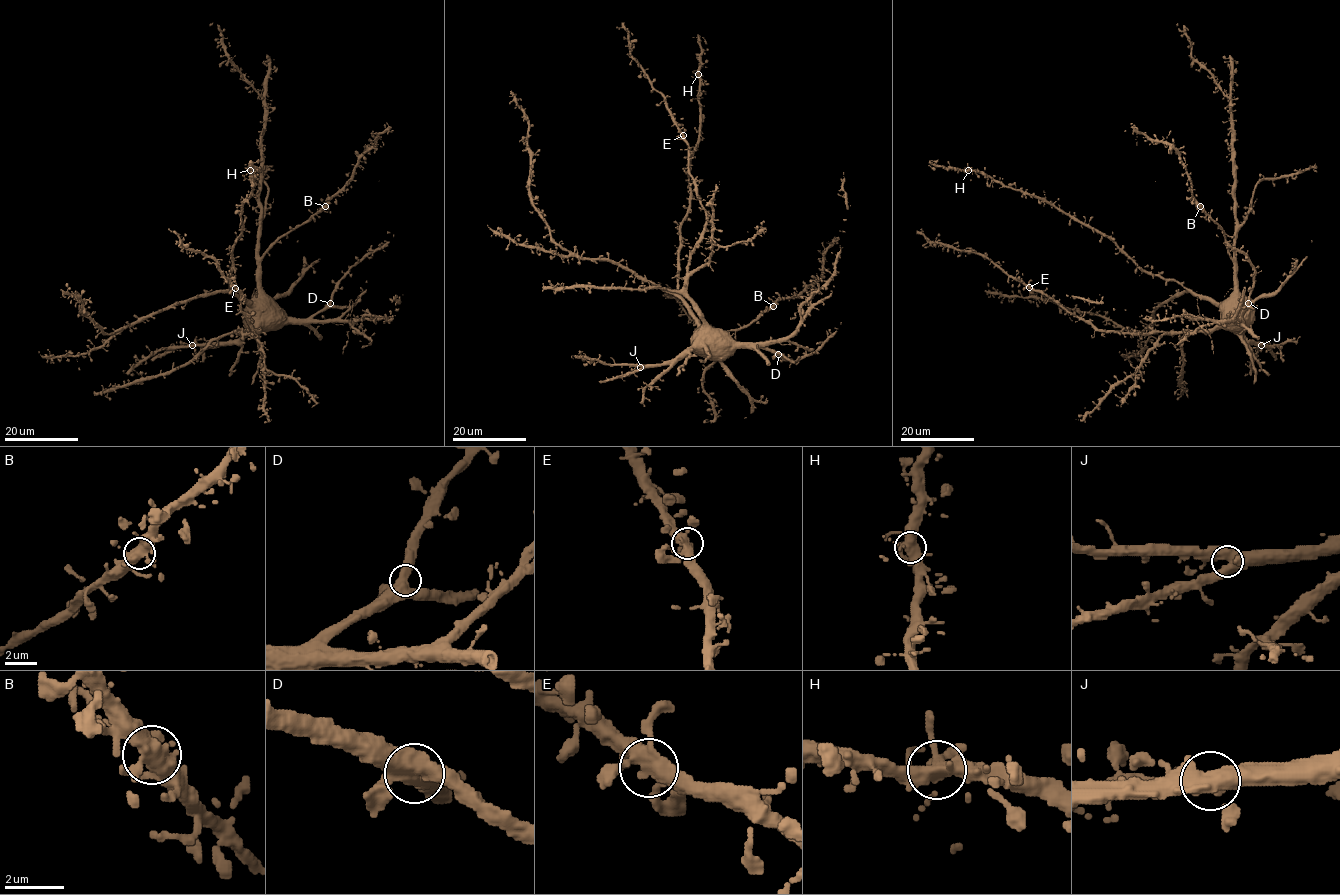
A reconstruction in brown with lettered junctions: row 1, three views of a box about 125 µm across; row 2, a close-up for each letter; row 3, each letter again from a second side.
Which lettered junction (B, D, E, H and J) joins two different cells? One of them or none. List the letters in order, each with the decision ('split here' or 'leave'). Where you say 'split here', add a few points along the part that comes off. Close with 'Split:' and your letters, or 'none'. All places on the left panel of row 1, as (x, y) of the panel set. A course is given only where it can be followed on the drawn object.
B: leave
D: leave
E: leave
H: leave
J: leave
Split: none

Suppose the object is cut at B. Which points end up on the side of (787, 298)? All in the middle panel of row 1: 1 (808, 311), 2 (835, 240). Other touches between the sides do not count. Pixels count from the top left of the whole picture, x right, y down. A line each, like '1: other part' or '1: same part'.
1: other part
2: same part

